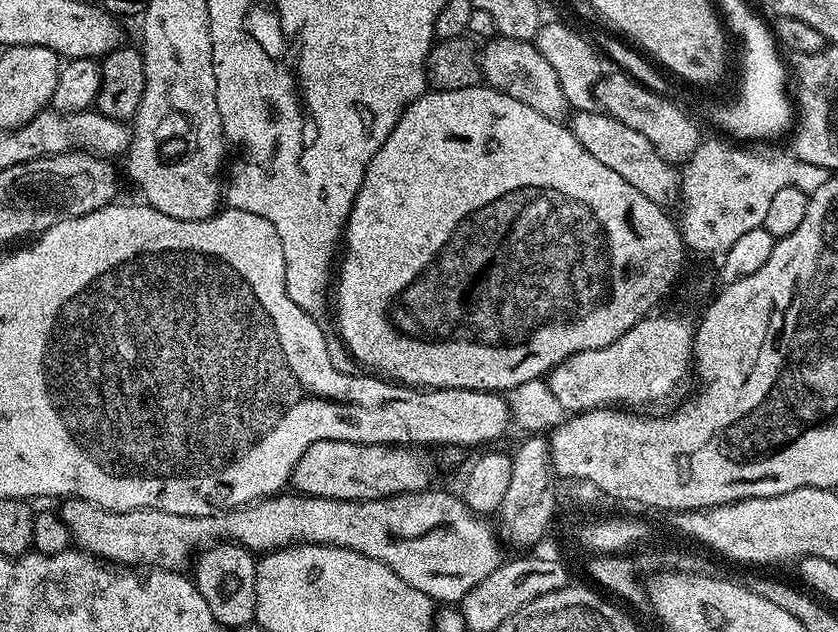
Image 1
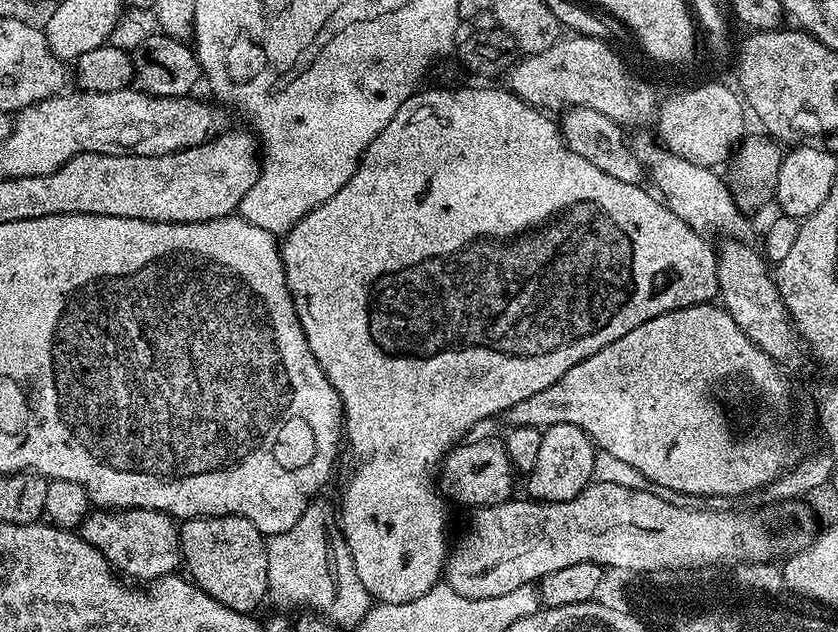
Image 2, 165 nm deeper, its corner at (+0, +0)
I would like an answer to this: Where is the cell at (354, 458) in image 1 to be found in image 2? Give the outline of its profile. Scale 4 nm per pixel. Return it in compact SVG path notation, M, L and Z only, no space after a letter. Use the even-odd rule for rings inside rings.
M503 439L471 440L455 445L444 457L438 469L438 484L443 495L449 501L457 500L460 504L472 504L476 508L513 499L512 487L515 486L517 477Z

